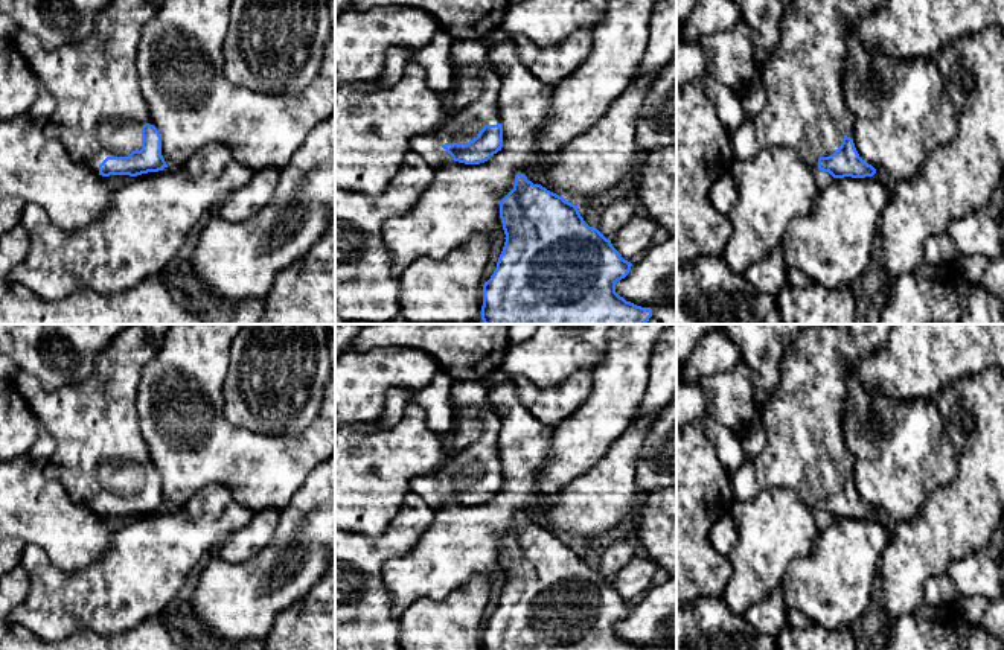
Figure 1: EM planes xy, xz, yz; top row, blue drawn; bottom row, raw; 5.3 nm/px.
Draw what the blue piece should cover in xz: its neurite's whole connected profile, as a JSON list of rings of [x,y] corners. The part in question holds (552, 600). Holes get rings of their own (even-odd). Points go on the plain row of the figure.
[[[516,515],[513,530],[500,543],[500,559],[506,583],[494,615],[483,626],[481,650],[651,650],[616,633],[616,624],[629,615],[632,604],[584,562],[577,546]]]

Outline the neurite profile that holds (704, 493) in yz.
[[[692,422],[676,428],[676,606],[684,607],[701,597],[722,598],[733,574],[733,565],[727,556],[718,553],[708,539],[713,524],[730,515],[734,505],[731,475],[722,467],[710,444],[701,422]]]

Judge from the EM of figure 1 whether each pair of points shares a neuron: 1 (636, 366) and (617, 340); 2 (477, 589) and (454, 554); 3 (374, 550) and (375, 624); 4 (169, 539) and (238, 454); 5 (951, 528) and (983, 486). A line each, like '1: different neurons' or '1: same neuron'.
1: same neuron
2: different neurons
3: same neuron
4: different neurons
5: same neuron

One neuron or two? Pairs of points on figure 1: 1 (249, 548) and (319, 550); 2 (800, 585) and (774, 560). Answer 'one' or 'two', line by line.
1: two
2: two

